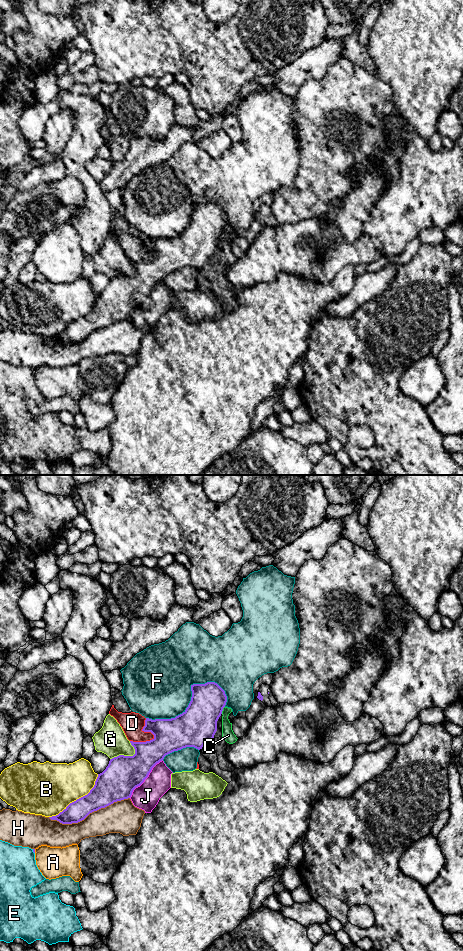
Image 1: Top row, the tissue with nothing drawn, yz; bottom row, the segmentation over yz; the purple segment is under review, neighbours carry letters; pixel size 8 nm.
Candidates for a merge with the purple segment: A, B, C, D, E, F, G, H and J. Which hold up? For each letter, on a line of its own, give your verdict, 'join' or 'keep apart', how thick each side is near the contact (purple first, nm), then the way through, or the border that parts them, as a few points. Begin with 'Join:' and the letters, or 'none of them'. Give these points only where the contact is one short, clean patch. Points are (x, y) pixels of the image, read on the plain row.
Join: none of them
A: keep apart; 20 nm thick on the purple side, 260 nm on the other; border along yz (34, 369), (35, 372)
B: keep apart; 220 nm thick on the purple side, 420 nm on the other
C: keep apart; 300 nm thick on the purple side, 100 nm on the other
D: keep apart; 260 nm thick on the purple side, 180 nm on the other
E: keep apart; 20 nm thick on the purple side, 300 nm on the other
F: keep apart; 300 nm thick on the purple side, 460 nm on the other
G: keep apart; 300 nm thick on the purple side, 240 nm on the other
H: keep apart; 220 nm thick on the purple side, 260 nm on the other
J: keep apart; 300 nm thick on the purple side, 200 nm on the other

